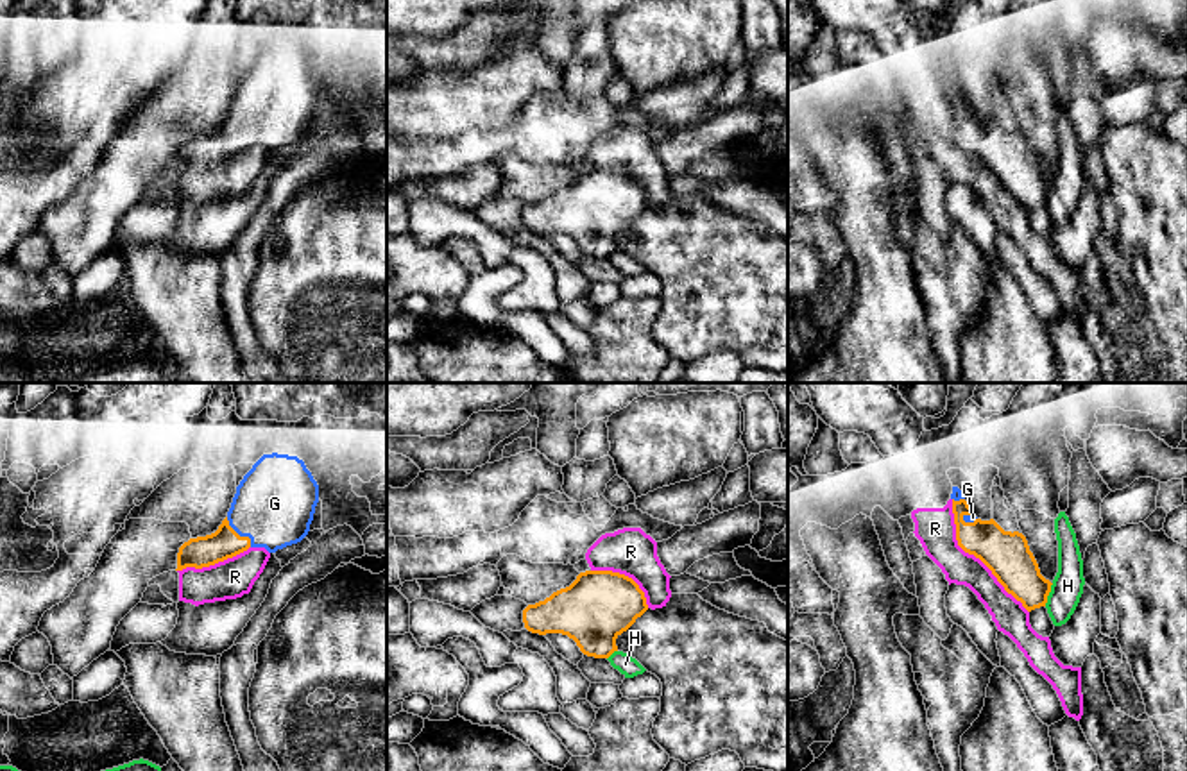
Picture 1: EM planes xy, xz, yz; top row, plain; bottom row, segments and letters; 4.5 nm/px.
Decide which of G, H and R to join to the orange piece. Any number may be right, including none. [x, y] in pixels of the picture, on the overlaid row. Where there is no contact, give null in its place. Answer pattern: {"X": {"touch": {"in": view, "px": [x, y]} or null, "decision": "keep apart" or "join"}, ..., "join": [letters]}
{"G": {"touch": {"in": "xy", "px": [239, 535]}, "decision": "join"}, "H": {"touch": {"in": "yz", "px": [1048, 594]}, "decision": "keep apart"}, "R": {"touch": {"in": "yz", "px": [974, 555]}, "decision": "keep apart"}, "join": ["G"]}

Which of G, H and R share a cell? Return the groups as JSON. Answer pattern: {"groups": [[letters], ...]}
{"groups": [["G"], ["H"], ["R"]]}

